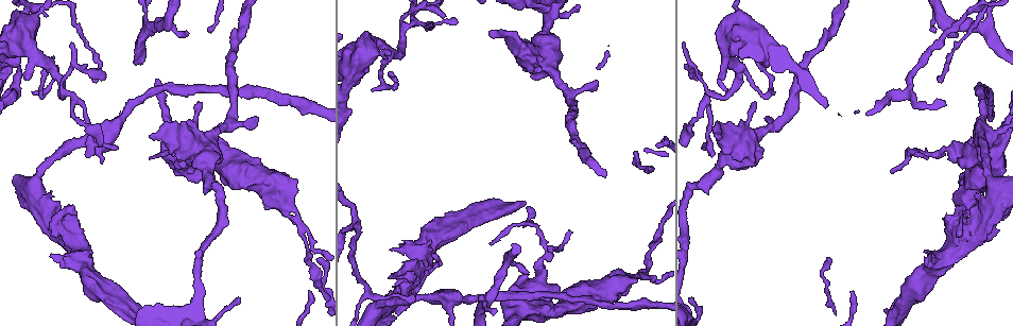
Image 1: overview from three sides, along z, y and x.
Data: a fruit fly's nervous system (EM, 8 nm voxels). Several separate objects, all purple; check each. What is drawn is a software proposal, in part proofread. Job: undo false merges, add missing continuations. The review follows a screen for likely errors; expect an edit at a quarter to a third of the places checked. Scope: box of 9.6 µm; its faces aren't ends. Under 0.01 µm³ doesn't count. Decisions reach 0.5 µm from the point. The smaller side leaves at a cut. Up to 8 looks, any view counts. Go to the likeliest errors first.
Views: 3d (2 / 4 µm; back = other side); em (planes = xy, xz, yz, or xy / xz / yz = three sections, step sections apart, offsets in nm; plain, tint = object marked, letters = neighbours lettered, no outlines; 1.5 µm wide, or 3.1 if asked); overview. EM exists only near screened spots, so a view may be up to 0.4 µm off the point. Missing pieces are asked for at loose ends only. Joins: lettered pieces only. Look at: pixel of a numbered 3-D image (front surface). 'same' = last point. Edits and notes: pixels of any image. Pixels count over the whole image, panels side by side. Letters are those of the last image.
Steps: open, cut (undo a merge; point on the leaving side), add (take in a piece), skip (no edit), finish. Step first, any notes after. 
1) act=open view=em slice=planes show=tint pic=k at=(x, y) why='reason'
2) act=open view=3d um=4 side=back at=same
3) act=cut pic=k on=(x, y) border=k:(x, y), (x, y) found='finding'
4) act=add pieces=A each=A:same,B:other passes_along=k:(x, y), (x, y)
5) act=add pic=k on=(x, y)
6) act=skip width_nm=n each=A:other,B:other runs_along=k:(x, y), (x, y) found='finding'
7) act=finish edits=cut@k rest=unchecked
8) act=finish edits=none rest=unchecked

act=open view=em slice=planes show=letters pic=1 at=(135, 315) why='calibre changes'

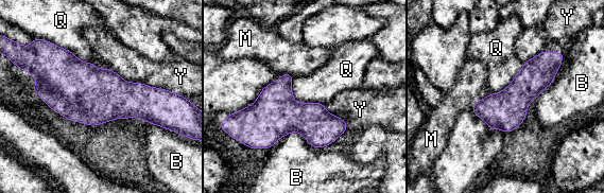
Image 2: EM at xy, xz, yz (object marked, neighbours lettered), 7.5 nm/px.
act=skip width_nm=50 each=B:other,M:other,Q:other,Y:other runs_along=2:(556, 56), (502, 109), (476, 110) found='continuous, no second neuron'

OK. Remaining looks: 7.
act=open view=em slice=xz step=8 show=tint pic=1 at=(443, 14) why='thin end'

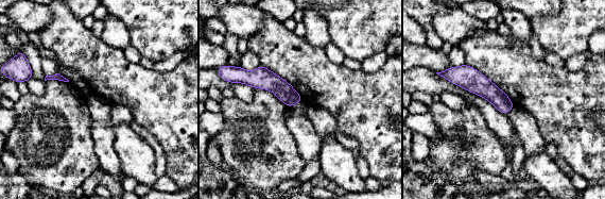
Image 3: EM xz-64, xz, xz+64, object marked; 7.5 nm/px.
act=open view=em slice=planes show=tint at=same

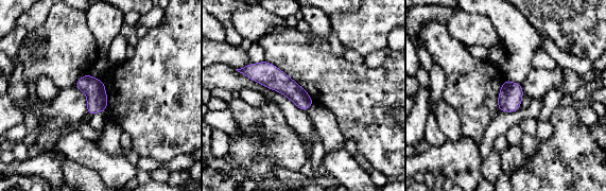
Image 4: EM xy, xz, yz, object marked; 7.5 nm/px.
act=open view=em slice=planes show=letters at=same why='see the neighbours'

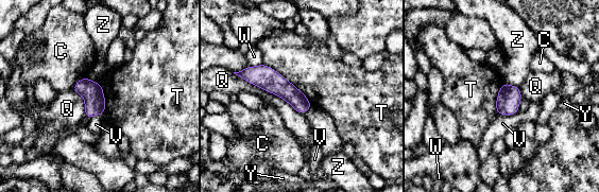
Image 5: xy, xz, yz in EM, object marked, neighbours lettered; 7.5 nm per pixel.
act=skip each=C:other,Q:other,T:other,V:other,W:other,Y:other,Z:other found='no lettered piece goes on from it'

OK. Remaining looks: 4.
act=open view=3d um=4 pic=1 at=(704, 149) why='an open end'

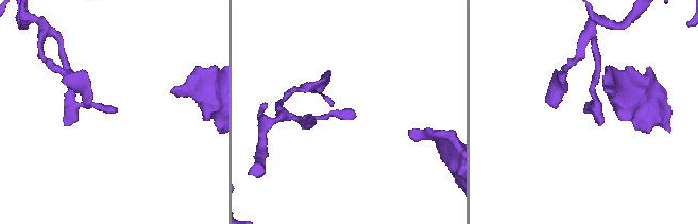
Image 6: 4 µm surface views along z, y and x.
act=open view=em slice=yz step=4 show=tint pic=6 at=(115, 108)

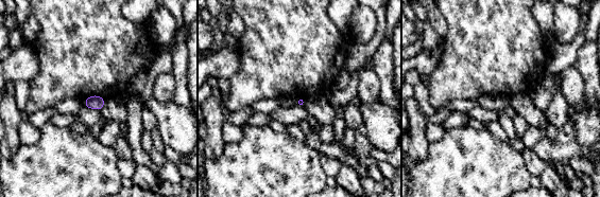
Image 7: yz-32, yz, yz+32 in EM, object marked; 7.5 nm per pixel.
act=open view=em slice=planes show=letters at=same

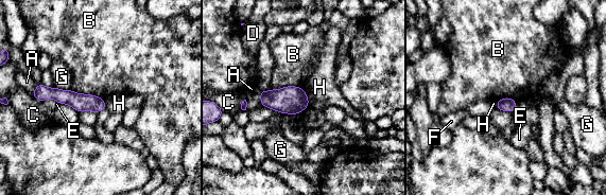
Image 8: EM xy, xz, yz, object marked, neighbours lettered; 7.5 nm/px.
act=skip each=A:other,B:other,C:other,D:other,E:other,F:other,G:other,H:other found='none of them fits'

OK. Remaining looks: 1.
act=finish edits=none rest=unchecked

